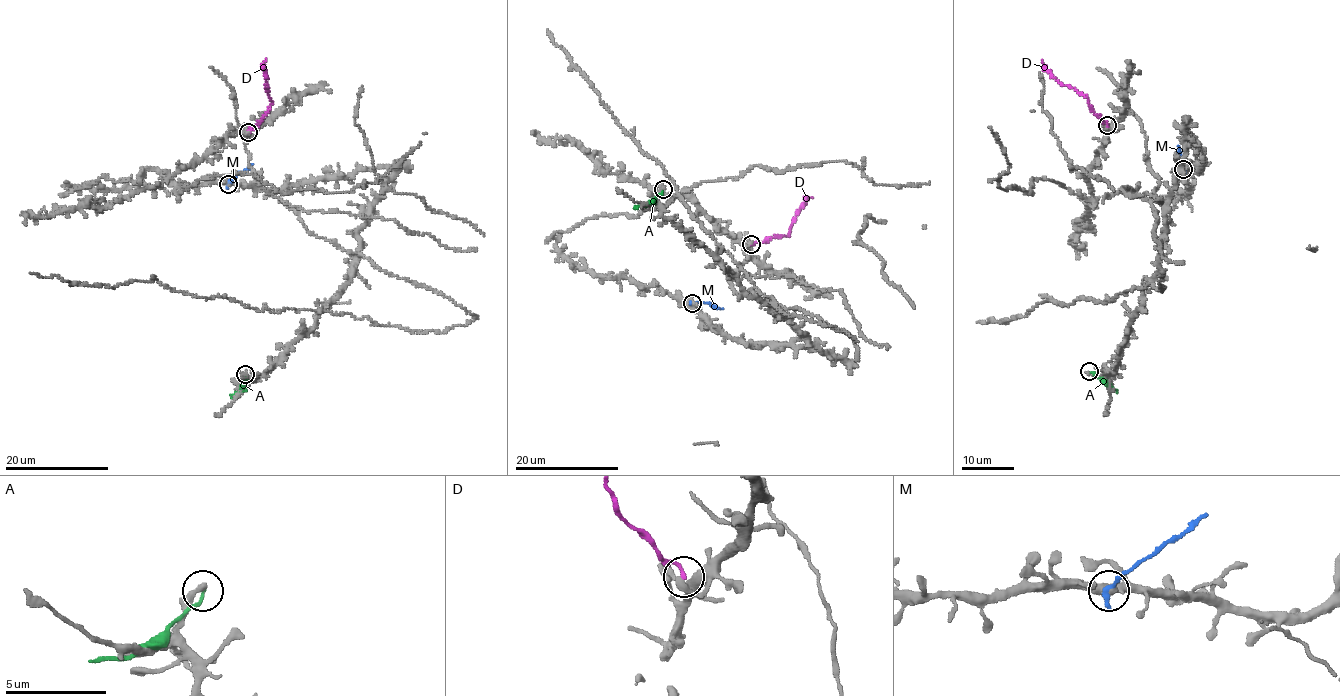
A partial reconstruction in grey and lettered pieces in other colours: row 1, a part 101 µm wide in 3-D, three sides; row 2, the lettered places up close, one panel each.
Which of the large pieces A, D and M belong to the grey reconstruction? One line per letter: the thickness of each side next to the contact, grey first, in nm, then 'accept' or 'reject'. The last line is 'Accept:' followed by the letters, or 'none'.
A: calibres 360 and 140 nm; reject
D: calibres 360 and 180 nm; reject
M: calibres 380 and 320 nm; reject
Accept: none

